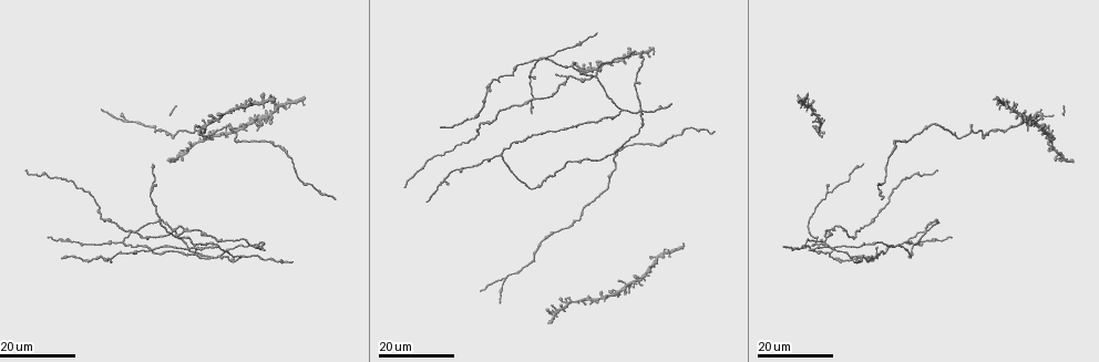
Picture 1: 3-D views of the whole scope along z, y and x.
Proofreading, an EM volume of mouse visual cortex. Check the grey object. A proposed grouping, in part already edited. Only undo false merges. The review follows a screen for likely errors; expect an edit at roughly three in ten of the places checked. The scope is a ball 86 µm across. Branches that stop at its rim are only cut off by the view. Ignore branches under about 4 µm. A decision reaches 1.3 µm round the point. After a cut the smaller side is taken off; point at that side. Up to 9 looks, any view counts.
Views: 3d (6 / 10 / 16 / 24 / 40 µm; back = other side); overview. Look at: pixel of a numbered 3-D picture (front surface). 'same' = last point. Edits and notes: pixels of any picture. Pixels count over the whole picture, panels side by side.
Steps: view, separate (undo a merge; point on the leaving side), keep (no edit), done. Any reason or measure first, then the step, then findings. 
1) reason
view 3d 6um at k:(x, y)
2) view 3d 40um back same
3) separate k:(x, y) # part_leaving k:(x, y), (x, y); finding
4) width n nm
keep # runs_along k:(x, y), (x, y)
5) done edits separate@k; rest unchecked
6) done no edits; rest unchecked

two arms in line, one across
view 3d 24um at 1:(826, 242)

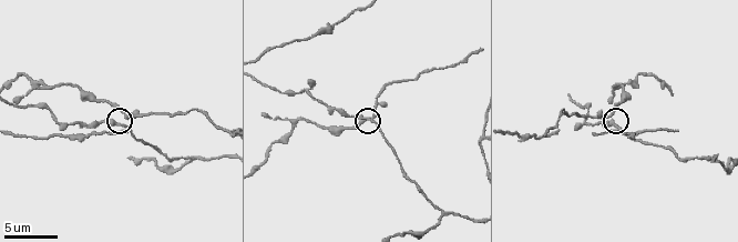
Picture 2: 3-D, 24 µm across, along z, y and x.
closer look
view 3d 6um at 2:(121, 127)

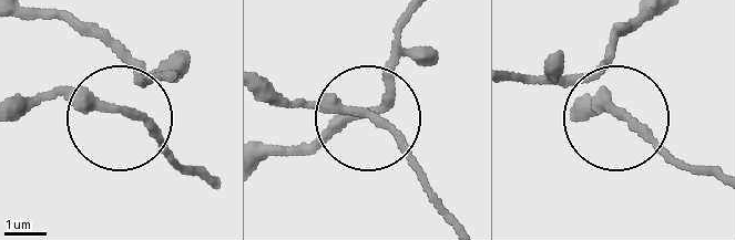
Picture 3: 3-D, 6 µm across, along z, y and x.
keep # runs_along 3:(214, 184), (130, 113), (125, 47); continuous, no second cell

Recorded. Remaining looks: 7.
two arms in line, one across
view 3d 16um at 2:(197, 158)

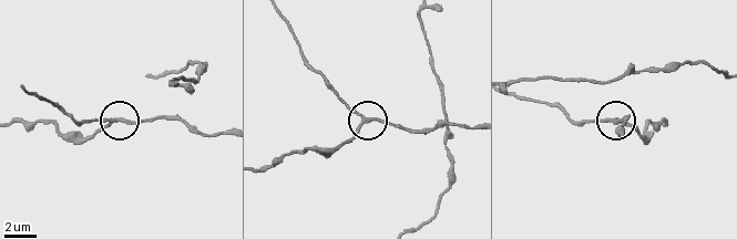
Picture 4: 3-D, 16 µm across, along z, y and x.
view 3d 16um back at 4:(116, 120)

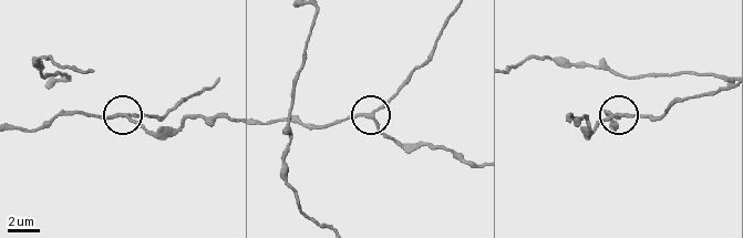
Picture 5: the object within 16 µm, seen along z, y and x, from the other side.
keep # runs_along 5:(476, 163), (444, 148), (396, 143), (364, 113), (334, 123); all the same cell

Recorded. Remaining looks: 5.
view 3d 16um at 1:(549, 55)

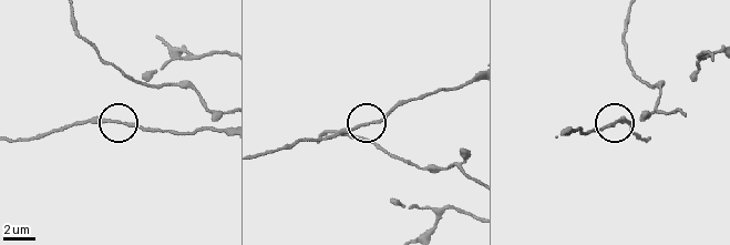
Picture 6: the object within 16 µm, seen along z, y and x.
view 3d 10um at 6:(369, 121)

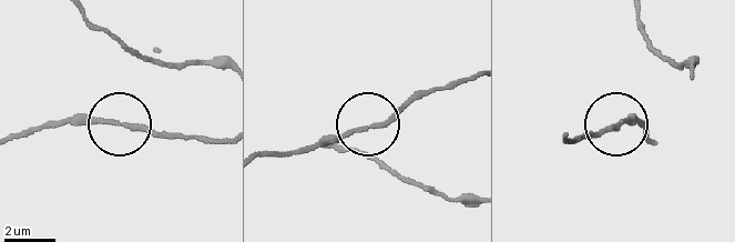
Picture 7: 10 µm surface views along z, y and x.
side_arm 15 um
keep # all the same cell

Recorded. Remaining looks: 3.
sudden change in width
view 3d 6um at 2:(585, 121)

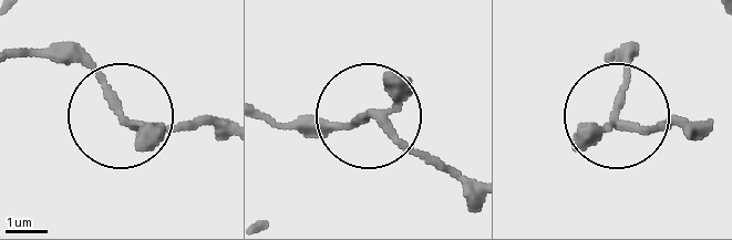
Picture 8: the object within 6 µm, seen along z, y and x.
arms 3
keep # all the same cell

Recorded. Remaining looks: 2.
done no edits; rest unchecked

